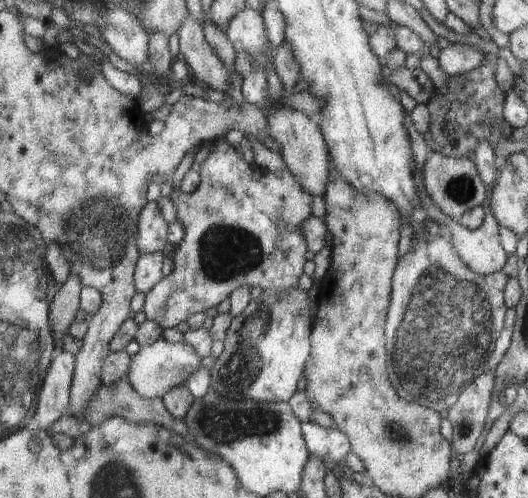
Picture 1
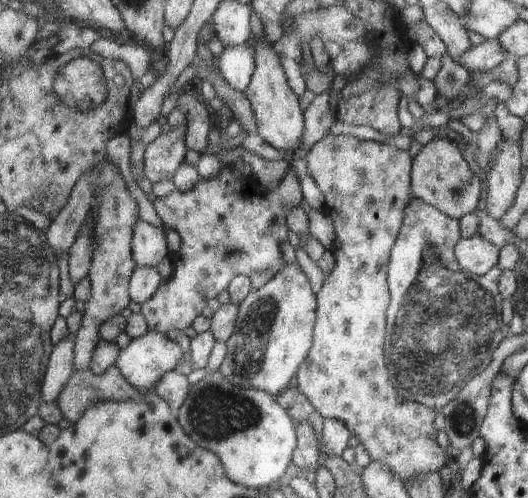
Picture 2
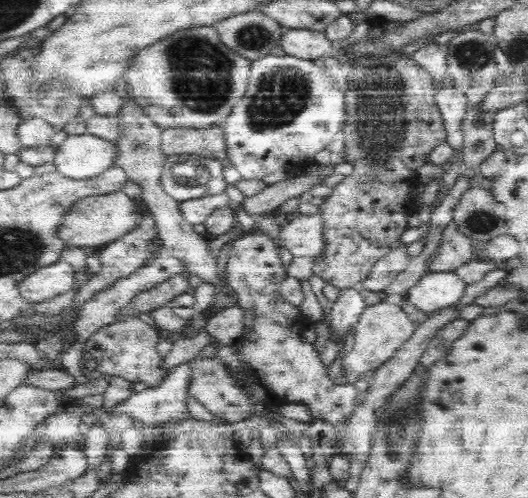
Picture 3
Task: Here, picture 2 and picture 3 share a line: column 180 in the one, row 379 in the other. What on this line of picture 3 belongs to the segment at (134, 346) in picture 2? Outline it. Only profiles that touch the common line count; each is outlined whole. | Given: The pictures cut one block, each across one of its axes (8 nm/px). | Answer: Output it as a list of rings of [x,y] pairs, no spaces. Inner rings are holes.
[[[389,299],[367,306],[354,326],[352,350],[344,355],[341,362],[347,382],[356,384],[358,380],[362,380],[364,373],[376,371],[383,362],[391,359],[392,355],[407,342],[415,328],[416,324],[408,319],[408,315],[398,305],[397,300]]]

